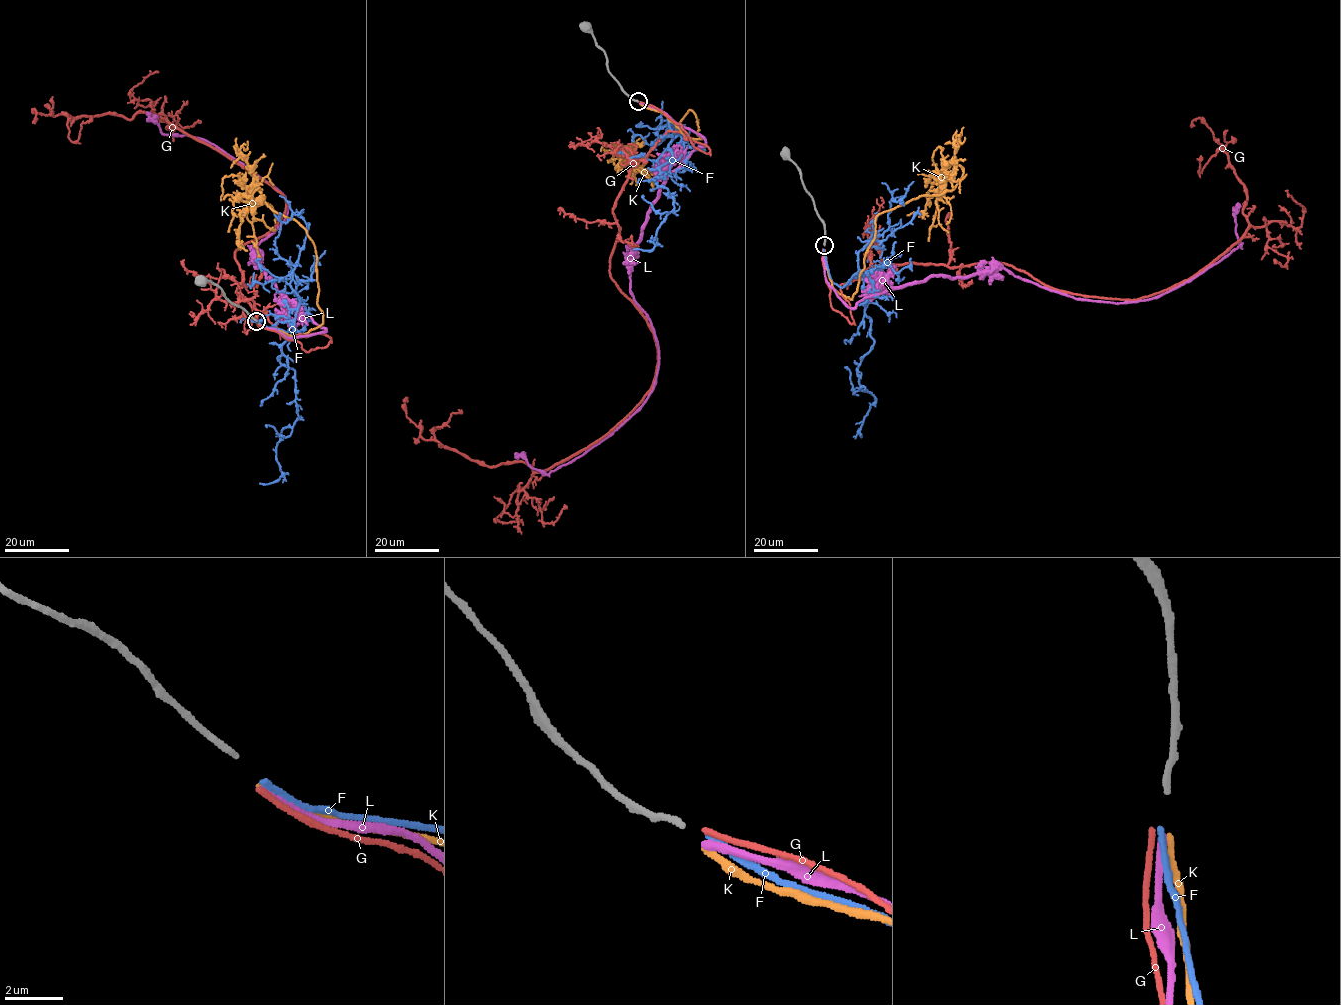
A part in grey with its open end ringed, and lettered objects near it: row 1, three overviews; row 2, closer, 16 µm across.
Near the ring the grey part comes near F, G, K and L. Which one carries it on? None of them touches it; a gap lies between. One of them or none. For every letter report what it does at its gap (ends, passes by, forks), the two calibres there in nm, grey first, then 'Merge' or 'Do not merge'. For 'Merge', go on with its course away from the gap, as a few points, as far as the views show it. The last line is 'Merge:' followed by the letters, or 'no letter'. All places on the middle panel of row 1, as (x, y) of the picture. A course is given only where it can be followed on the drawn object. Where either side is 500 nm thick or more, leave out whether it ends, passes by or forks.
F: It ends there. Thickness 200 nm (grey) against 200 nm. Do not merge
G: It ends there. Thickness 200 nm (grey) against 180 nm. Do not merge
K: It ends there. Thickness 200 nm (grey) against 200 nm. Do not merge
L: It ends there. Thickness 200 nm (grey) against 260 nm. Do not merge
Merge: no letter

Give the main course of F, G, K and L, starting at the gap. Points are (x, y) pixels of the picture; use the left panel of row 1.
F: (259, 324), (291, 335), (297, 309), (278, 357), (294, 371), (298, 419), (277, 445), (281, 476), (259, 483)
G: (258, 324), (331, 339), (236, 291), (285, 197), (161, 114), (65, 113), (72, 142), (91, 115)
K: (258, 324), (296, 337), (319, 327), (323, 314), (314, 245), (267, 205), (251, 170), (246, 218), (257, 258)
L: (258, 324), (326, 332), (287, 306), (254, 248), (286, 196), (148, 111)

